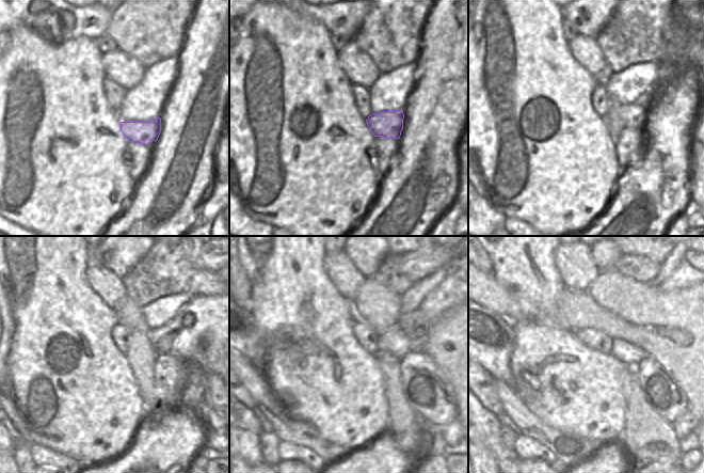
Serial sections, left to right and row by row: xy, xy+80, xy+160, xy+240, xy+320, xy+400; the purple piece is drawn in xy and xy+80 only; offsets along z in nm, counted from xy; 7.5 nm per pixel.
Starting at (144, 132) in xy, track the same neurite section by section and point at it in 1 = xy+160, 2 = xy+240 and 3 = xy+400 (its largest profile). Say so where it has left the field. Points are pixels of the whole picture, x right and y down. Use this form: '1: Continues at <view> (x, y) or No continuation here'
1: Continues at xy+160 (630, 115)
2: Continues at xy+240 (186, 347)
3: Continues at xy+400 (664, 329)

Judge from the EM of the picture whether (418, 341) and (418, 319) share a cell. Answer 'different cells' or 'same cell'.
same cell

